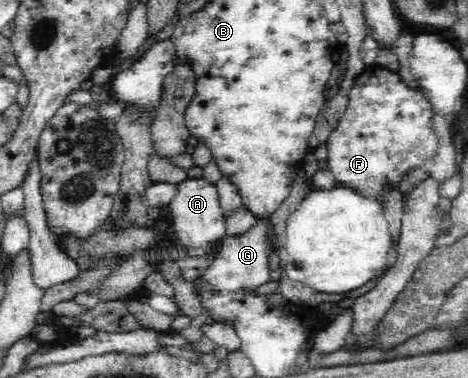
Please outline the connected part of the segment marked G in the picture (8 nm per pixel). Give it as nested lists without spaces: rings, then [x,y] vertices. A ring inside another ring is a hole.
[[[260,217],[250,229],[237,236],[226,235],[222,239],[221,250],[216,253],[212,265],[194,281],[194,292],[198,298],[199,291],[204,286],[210,286],[214,294],[222,292],[237,292],[241,289],[252,289],[264,285],[271,281],[270,261],[268,261],[268,244],[266,244],[266,235],[268,229],[268,217]],[[220,290],[220,293],[217,291]]]

